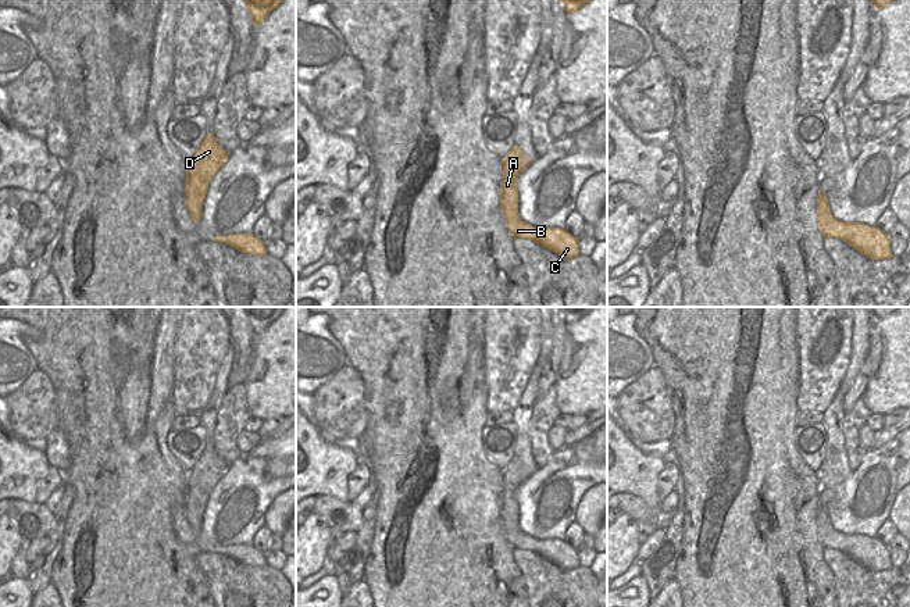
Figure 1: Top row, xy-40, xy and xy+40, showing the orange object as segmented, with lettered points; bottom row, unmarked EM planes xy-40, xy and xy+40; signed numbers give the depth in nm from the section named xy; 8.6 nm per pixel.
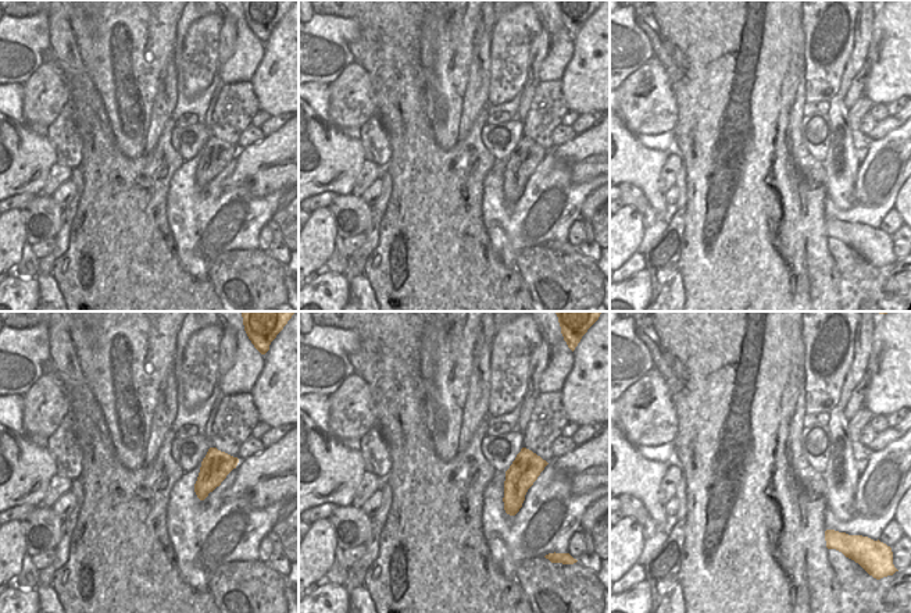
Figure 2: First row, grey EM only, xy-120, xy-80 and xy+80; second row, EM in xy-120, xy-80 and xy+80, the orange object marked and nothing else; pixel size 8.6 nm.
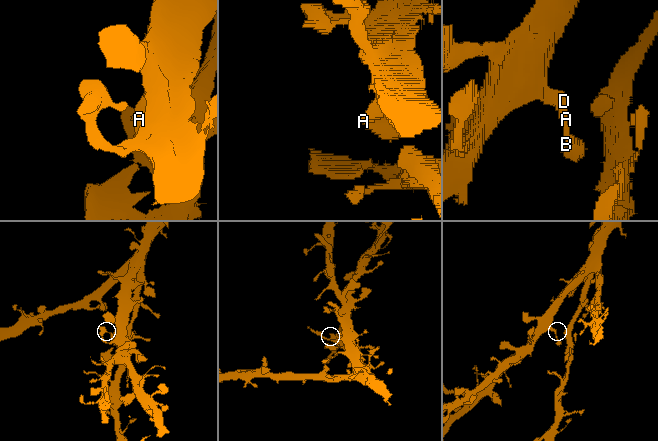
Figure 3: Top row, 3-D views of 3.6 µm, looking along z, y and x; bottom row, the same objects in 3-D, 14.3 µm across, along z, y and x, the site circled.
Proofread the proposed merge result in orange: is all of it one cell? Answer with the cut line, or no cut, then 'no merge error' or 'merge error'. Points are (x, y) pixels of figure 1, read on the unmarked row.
no cut | no merge error

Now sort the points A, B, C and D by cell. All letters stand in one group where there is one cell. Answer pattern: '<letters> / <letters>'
A B C D

